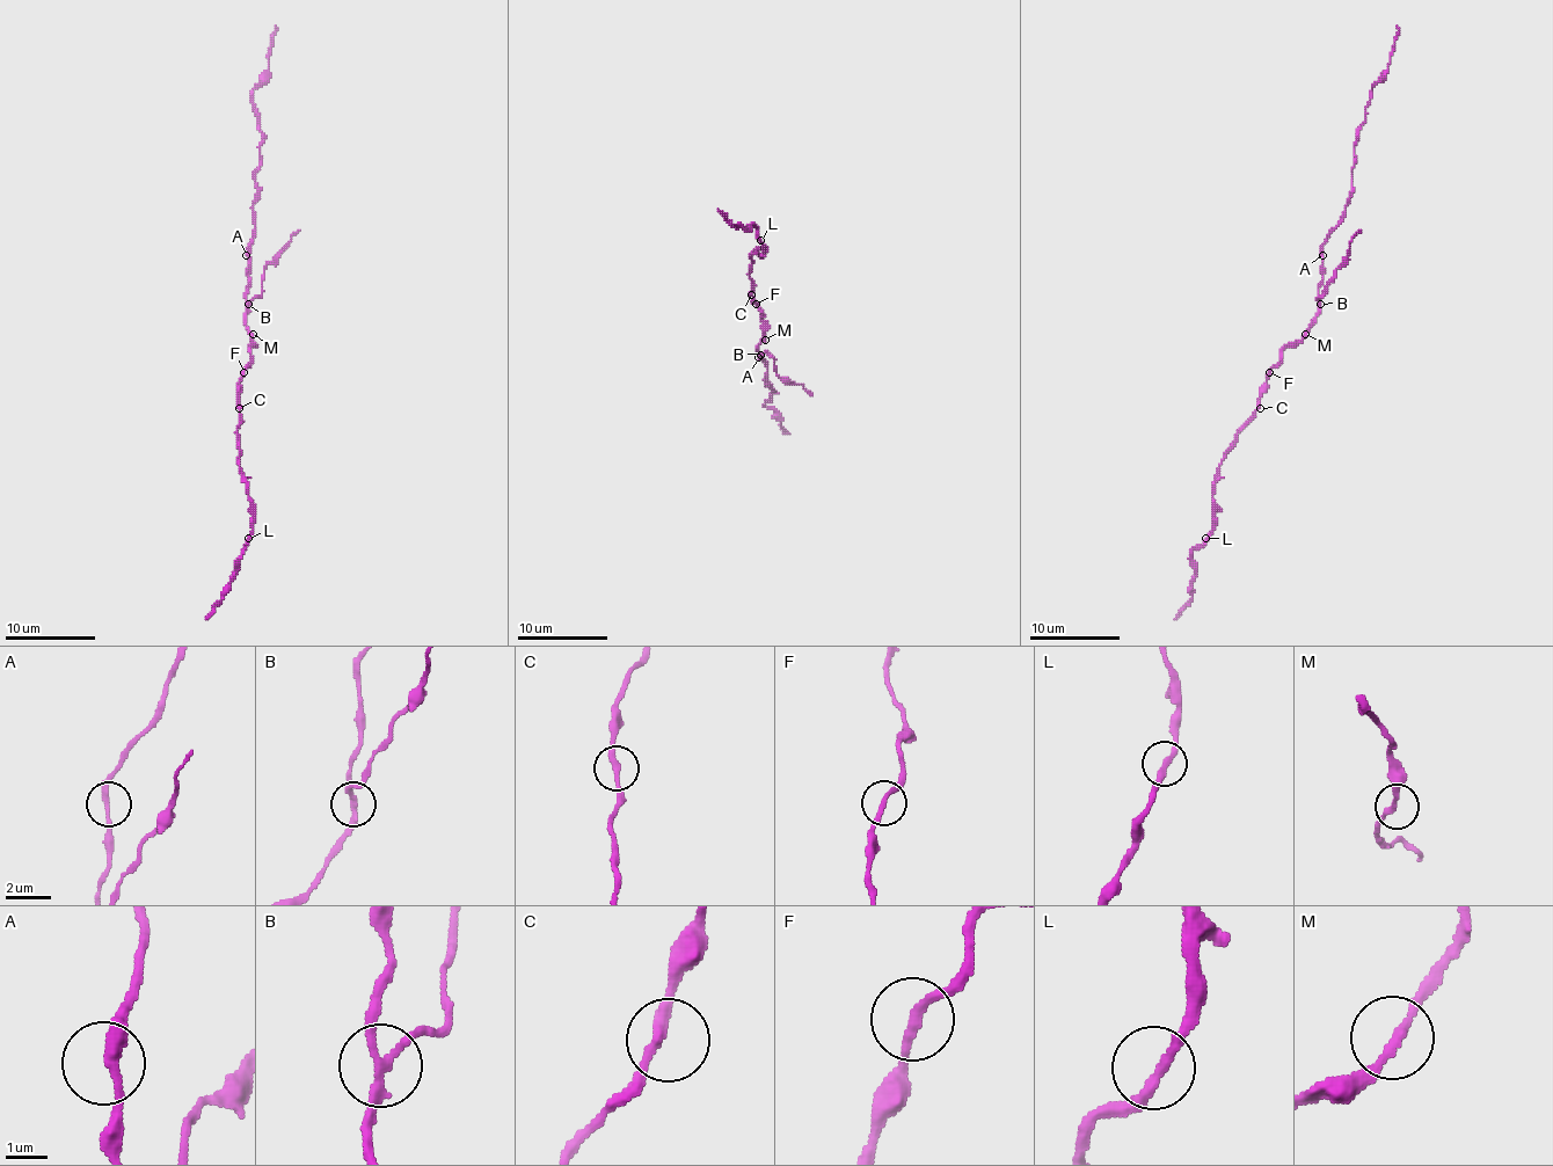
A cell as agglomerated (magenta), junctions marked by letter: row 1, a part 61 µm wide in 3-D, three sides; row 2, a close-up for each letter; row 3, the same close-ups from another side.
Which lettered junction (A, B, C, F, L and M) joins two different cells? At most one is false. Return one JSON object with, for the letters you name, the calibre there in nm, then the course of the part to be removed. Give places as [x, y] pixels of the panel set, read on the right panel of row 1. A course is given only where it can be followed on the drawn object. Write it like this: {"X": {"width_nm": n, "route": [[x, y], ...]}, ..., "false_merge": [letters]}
{"B": {"width_nm": 200, "route": [[1320, 304], [1318, 300], [1325, 293], [1327, 282], [1339, 268], [1351, 237], [1361, 230]]}, "false_merge": ["B"]}

